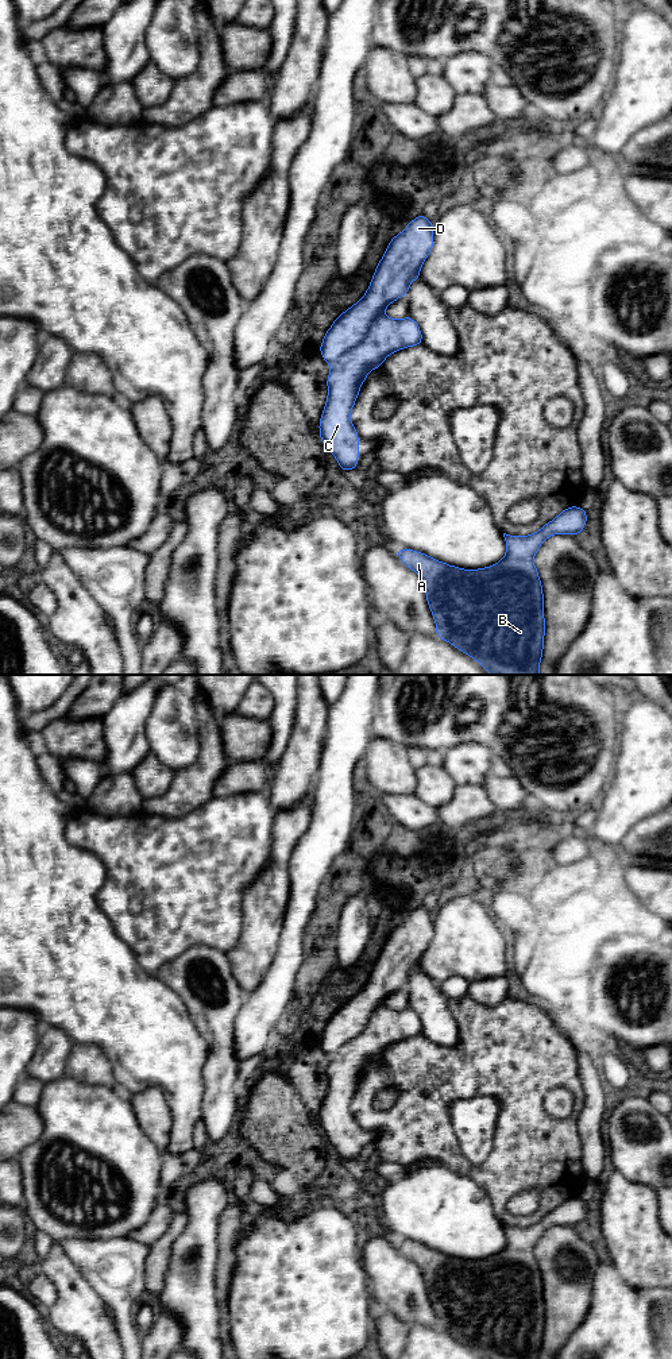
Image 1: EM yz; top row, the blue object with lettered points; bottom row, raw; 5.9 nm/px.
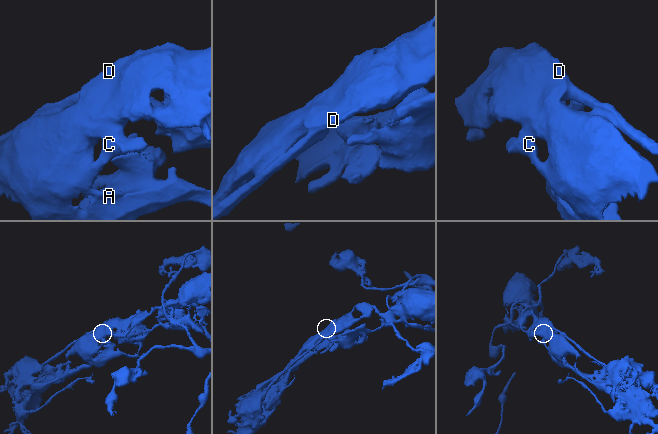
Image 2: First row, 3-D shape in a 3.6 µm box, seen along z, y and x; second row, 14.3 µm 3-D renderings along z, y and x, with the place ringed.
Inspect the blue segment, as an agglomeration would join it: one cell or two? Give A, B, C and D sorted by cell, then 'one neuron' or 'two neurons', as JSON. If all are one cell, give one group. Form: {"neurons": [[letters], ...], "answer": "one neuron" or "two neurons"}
{"neurons": [["A", "B", "C", "D"]], "answer": "one neuron"}

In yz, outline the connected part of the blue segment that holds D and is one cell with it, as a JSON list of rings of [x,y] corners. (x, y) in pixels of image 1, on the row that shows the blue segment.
[[[424,213],[412,220],[408,227],[389,243],[381,262],[375,267],[371,283],[363,298],[343,312],[325,332],[320,354],[331,366],[327,379],[328,397],[318,429],[320,440],[336,457],[341,471],[354,470],[359,460],[359,435],[351,422],[351,412],[359,395],[360,386],[368,372],[381,368],[383,360],[402,348],[422,344],[422,333],[412,317],[390,318],[383,310],[394,301],[408,294],[413,279],[420,279],[420,269],[433,248],[433,223]]]

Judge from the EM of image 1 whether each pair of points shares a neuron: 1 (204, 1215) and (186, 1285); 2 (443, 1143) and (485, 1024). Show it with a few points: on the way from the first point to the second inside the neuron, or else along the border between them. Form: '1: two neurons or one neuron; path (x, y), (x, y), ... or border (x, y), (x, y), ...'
1: one neuron; path (203, 1232), (203, 1257), (193, 1267)
2: one neuron; path (440, 1114), (440, 1092), (478, 1054)

